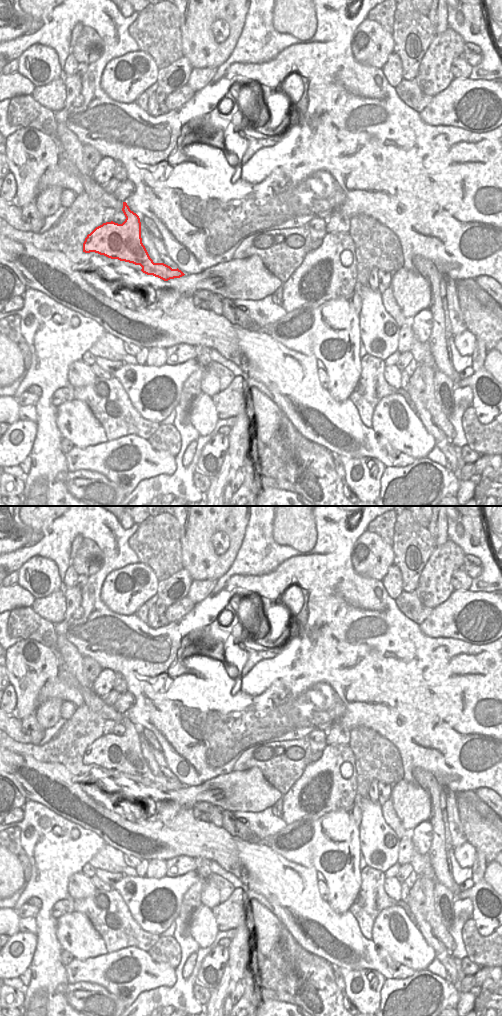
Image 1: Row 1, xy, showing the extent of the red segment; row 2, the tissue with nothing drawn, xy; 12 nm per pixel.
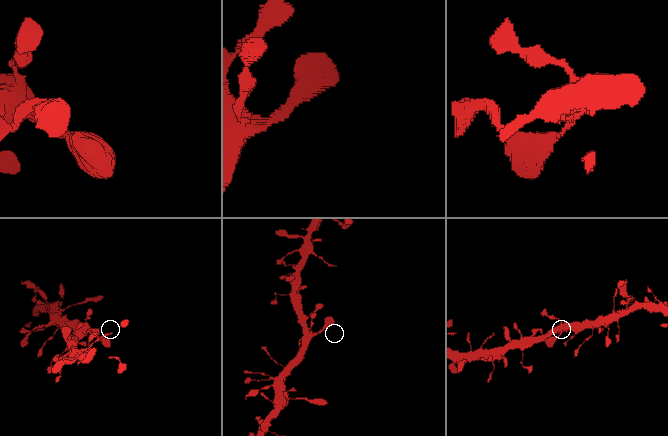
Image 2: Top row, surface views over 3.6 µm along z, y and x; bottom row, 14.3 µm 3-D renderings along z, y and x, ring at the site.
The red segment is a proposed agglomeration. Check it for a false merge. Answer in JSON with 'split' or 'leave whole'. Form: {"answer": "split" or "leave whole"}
{"answer": "leave whole"}

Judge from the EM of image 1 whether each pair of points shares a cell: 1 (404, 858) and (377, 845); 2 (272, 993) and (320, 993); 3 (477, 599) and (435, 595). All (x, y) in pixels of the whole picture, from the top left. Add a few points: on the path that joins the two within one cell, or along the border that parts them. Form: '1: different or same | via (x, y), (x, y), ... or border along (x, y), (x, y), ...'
1: different | border along (400, 839), (396, 862)
2: different | border along (288, 992), (300, 1005)
3: different | border along (454, 590), (444, 601), (432, 608)

